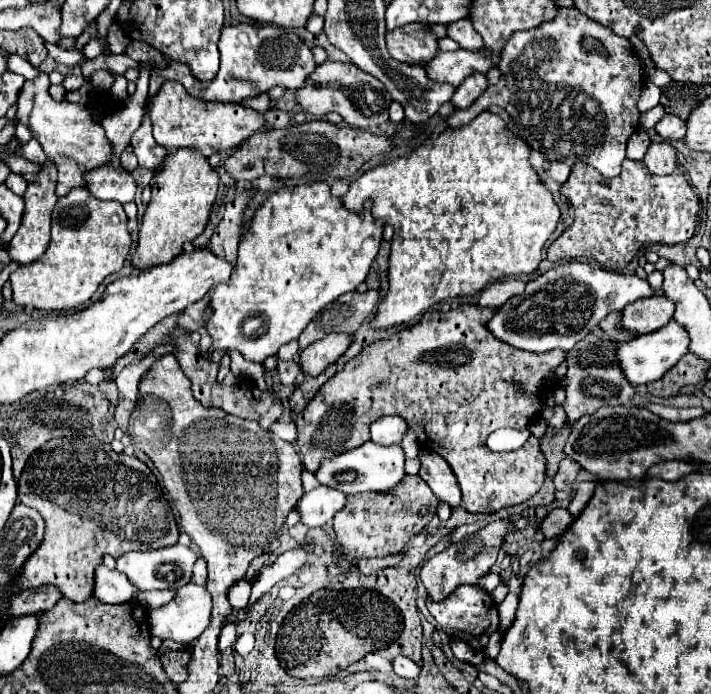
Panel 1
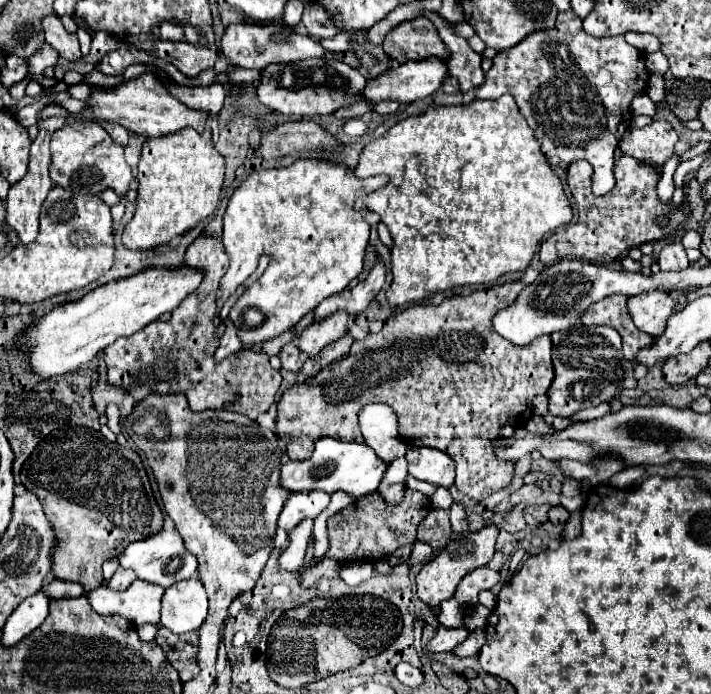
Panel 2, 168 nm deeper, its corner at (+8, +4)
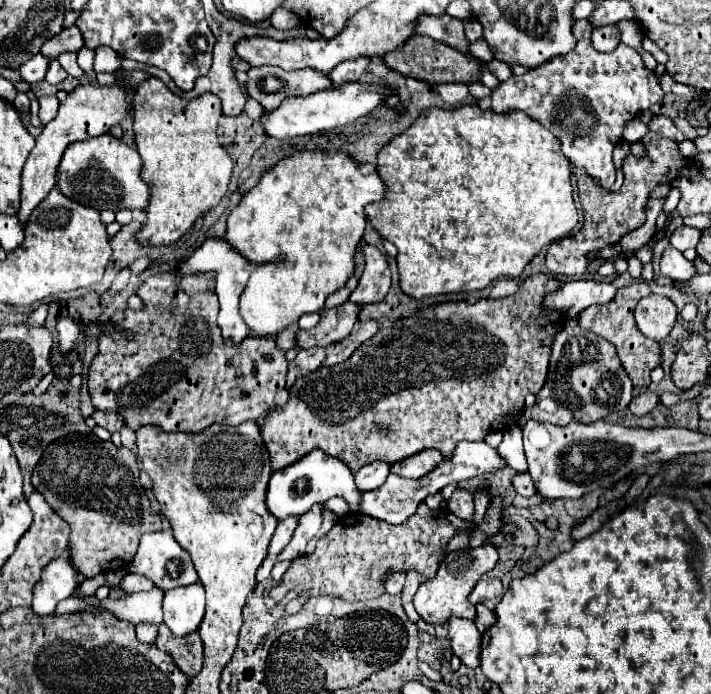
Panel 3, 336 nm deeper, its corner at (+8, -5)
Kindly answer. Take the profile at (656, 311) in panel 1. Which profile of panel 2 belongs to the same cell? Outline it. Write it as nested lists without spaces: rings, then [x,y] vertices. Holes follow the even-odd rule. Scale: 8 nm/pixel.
[[[648,291],[628,297],[628,311],[640,331],[656,337],[658,333],[664,333],[666,321],[674,313],[674,301],[668,293]]]

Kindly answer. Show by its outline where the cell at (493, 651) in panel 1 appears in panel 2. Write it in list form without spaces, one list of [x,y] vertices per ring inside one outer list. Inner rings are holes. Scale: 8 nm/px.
[[[478,627],[478,629],[474,629],[474,631],[470,633],[470,637],[468,637],[464,643],[460,643],[460,645],[454,649],[454,653],[460,655],[460,657],[478,655],[478,651],[480,651],[482,645],[484,645],[484,641],[486,641],[486,631],[484,631],[484,627]]]

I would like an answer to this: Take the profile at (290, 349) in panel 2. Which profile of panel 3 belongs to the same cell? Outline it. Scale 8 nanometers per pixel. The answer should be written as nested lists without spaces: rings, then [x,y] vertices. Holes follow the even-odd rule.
[[[310,348],[310,350],[298,350],[298,356],[296,356],[296,364],[298,368],[302,368],[304,372],[312,372],[316,370],[324,358],[326,358],[326,348]]]

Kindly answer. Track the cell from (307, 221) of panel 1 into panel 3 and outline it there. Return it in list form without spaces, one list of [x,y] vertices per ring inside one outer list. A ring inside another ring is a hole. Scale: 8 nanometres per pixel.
[[[296,150],[292,156],[278,160],[262,174],[254,190],[250,190],[230,212],[224,236],[250,262],[262,258],[262,246],[278,246],[278,250],[286,254],[284,262],[260,264],[258,272],[252,272],[244,288],[240,312],[254,336],[276,336],[286,326],[296,324],[302,314],[318,312],[324,306],[324,300],[346,284],[346,278],[354,274],[354,252],[366,226],[364,206],[368,202],[378,202],[384,194],[386,186],[378,172],[362,174],[360,162],[356,162],[348,152],[330,154],[326,150]]]

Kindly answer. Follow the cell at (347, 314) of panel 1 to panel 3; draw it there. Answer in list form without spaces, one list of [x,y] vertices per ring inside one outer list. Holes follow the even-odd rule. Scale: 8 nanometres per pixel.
[[[366,244],[362,248],[366,268],[358,280],[356,290],[350,294],[352,302],[358,302],[360,306],[380,302],[388,290],[390,290],[390,266],[388,266],[388,256],[378,250],[376,246]]]

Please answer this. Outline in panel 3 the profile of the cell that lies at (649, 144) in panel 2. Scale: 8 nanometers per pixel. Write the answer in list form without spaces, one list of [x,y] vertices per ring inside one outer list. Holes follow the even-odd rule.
[[[662,114],[652,116],[652,120],[648,122],[648,126],[650,126],[650,130],[654,130],[654,132],[662,132],[666,138],[672,138],[674,142],[682,142],[682,140],[686,138],[684,132],[680,132],[680,130],[676,128],[676,124],[672,122],[672,118],[662,116]]]

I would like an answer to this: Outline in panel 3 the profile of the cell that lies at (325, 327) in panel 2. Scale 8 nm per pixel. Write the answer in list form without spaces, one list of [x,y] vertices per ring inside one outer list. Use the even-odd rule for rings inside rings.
[[[344,302],[336,308],[324,308],[320,322],[312,330],[298,330],[296,332],[296,344],[300,348],[314,348],[314,346],[330,346],[340,340],[344,340],[352,328],[354,322],[358,322],[360,304],[356,302]]]

